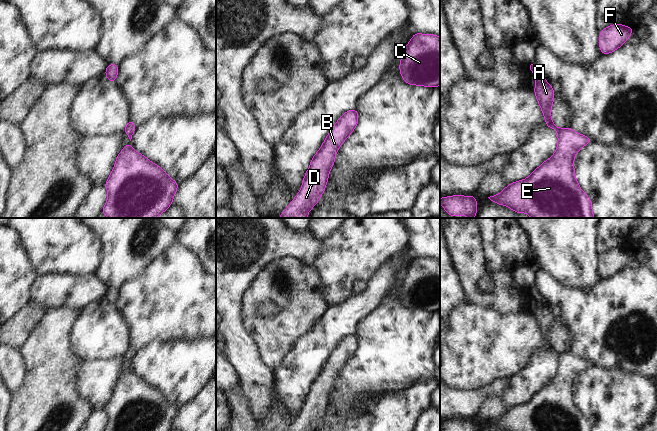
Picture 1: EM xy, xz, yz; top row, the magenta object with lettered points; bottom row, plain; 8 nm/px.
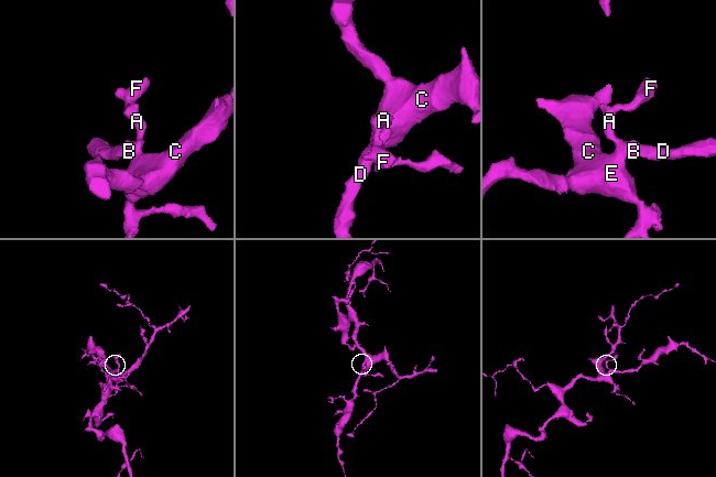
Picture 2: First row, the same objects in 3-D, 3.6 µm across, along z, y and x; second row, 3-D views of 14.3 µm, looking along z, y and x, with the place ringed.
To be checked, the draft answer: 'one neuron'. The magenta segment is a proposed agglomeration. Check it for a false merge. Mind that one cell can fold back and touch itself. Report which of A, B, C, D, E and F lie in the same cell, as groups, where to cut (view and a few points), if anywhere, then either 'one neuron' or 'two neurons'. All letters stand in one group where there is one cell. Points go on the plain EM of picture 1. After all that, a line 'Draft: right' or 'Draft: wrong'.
A B C D E F; no cut; one neuron
Draft: right

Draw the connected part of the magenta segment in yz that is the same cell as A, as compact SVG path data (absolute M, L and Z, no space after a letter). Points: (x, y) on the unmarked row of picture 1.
M535 286L528 289L536 300L534 316L543 336L546 350L558 357L555 377L536 392L531 399L508 410L498 419L488 421L508 431L592 431L577 407L574 381L593 364L572 352L559 352L551 343L554 314L545 304Z

